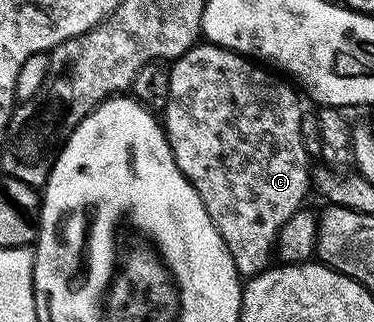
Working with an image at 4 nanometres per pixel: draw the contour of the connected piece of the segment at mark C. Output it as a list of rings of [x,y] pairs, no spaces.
[[[213,42],[192,46],[171,63],[170,96],[162,111],[164,134],[178,168],[198,192],[214,228],[218,228],[218,236],[222,236],[234,260],[234,268],[244,280],[269,269],[282,224],[302,209],[307,203],[304,201],[308,190],[310,194],[314,186],[313,171],[308,171],[310,157],[302,142],[306,116],[300,107],[301,95],[291,81],[263,68],[268,69],[259,61],[215,46]]]

